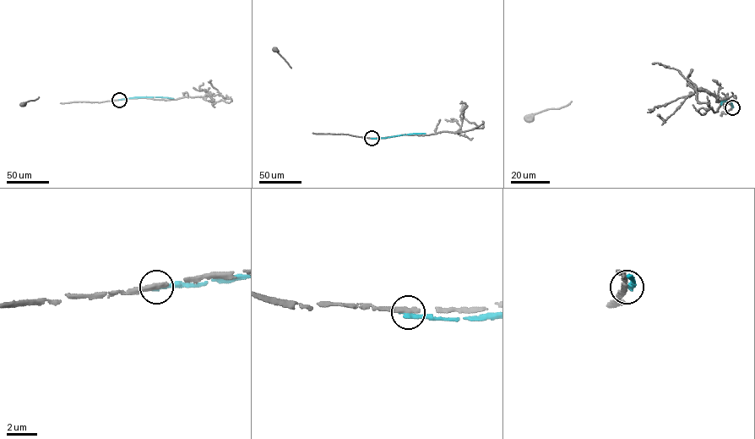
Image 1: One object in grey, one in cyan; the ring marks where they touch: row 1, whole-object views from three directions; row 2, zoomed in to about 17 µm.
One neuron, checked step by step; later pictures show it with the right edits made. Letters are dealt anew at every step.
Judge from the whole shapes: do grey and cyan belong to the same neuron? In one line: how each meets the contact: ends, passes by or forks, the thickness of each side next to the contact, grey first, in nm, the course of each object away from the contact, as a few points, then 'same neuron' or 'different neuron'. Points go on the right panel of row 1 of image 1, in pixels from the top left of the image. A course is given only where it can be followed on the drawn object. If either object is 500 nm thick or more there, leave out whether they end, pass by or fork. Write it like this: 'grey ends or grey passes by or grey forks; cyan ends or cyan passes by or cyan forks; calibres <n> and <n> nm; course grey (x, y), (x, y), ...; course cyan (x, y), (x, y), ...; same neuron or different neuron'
grey ends; cyan ends; calibres 400 and 260 nm; course grey (731, 107), (720, 115), (571, 101), (559, 108), (532, 114), (529, 117); course cyan (731, 107), (731, 102), (726, 101), (721, 105); different neuron

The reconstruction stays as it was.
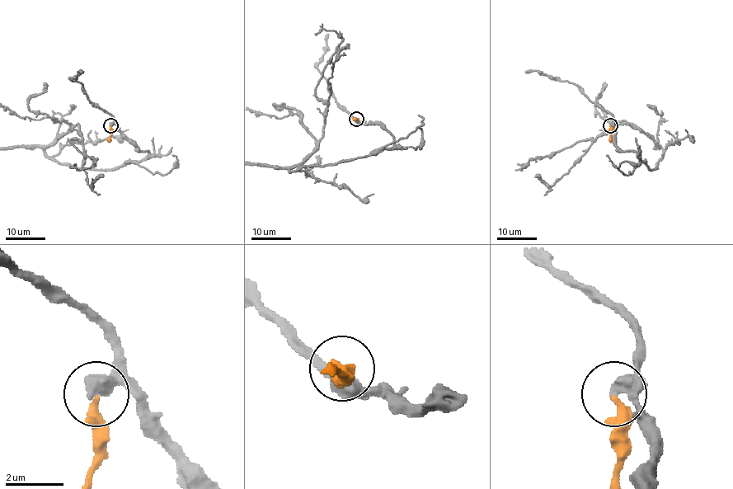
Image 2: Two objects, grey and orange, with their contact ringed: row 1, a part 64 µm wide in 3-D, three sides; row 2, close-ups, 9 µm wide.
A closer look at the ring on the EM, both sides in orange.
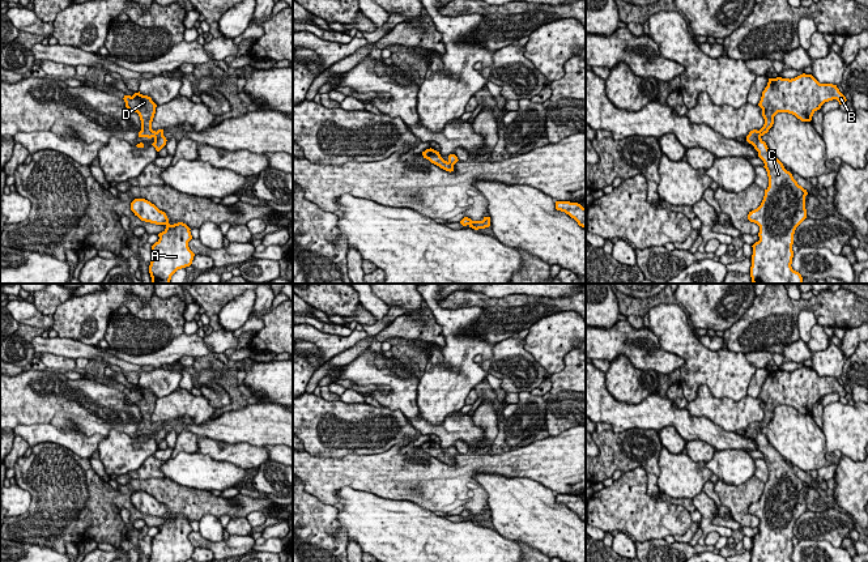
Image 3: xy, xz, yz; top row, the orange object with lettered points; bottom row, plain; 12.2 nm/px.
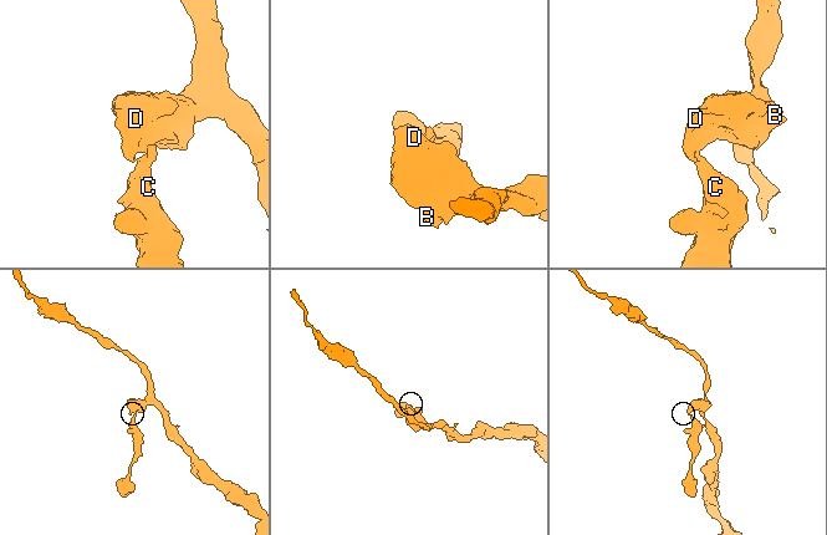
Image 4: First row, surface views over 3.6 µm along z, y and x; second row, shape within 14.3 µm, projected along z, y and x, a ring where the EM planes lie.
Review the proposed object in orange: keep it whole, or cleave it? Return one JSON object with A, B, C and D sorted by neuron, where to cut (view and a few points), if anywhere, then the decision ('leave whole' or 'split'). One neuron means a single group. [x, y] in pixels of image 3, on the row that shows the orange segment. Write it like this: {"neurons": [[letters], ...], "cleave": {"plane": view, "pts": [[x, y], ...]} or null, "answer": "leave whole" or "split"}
{"neurons": [["A", "B", "C", "D"]], "cleave": null, "answer": "leave whole"}

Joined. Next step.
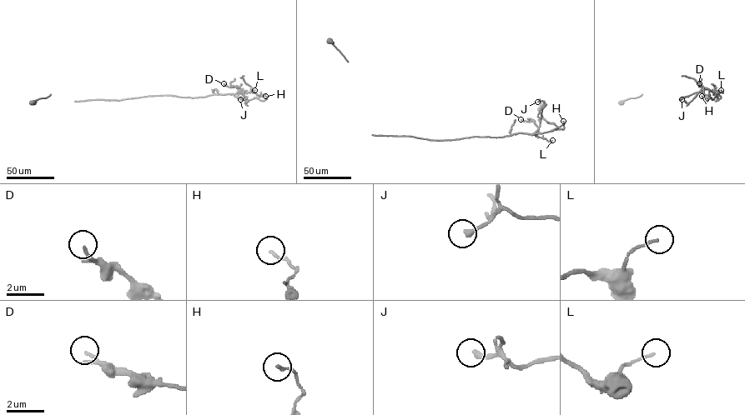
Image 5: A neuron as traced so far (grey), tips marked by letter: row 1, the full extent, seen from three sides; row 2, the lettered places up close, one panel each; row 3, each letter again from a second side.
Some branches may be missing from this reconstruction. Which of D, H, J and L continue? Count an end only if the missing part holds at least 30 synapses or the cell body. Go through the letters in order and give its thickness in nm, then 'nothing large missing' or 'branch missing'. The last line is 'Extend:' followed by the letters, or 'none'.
D: calibre 140 nm; nothing large missing
H: calibre 140 nm; nothing large missing
J: calibre 260 nm; nothing large missing
L: calibre 110 nm; nothing large missing
Extend: none

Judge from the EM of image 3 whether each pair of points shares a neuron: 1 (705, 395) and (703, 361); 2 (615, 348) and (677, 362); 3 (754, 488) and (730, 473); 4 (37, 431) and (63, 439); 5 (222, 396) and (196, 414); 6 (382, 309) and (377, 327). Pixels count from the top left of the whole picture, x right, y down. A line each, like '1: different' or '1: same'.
1: different
2: same
3: different
4: same
5: different
6: different

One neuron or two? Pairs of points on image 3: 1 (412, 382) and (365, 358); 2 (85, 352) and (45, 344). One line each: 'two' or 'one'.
1: one
2: one

